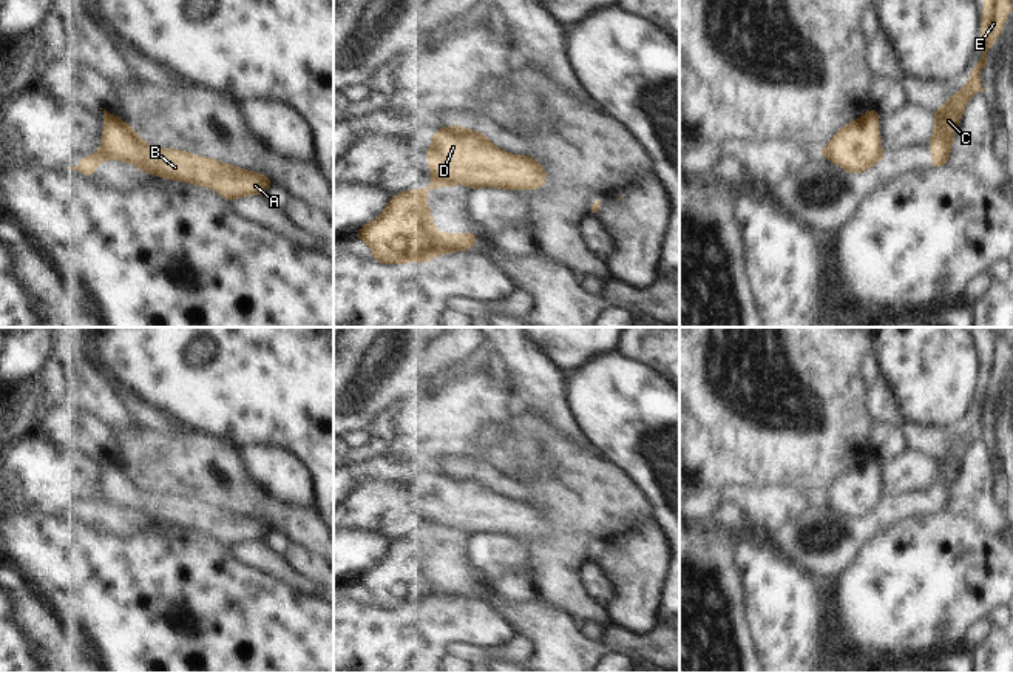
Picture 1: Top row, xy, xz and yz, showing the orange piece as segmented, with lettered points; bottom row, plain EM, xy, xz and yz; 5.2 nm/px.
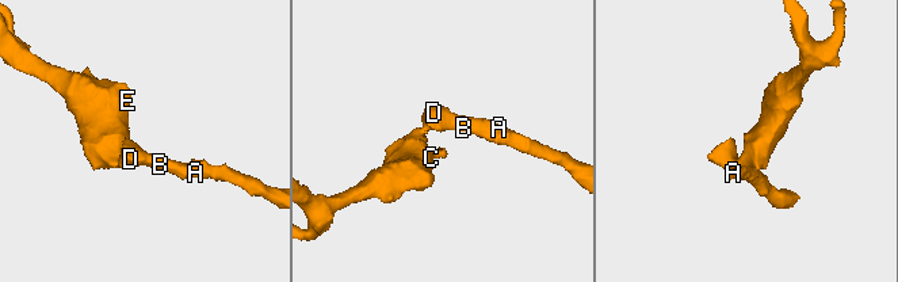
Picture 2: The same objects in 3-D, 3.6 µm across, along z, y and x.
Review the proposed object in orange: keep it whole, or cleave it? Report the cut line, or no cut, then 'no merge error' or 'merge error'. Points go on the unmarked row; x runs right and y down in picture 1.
cut xz (434, 522), (453, 530); merge error

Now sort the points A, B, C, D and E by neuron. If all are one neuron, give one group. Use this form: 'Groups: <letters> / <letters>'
Groups: A B D / C E.

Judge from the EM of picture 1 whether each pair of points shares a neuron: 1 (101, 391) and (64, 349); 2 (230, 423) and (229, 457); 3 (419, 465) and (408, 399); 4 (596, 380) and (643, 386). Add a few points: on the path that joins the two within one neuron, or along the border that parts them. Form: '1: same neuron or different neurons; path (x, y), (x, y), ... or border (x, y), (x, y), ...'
1: same neuron; path (90, 380), (70, 360)
2: different neurons; border (196, 428), (232, 440), (241, 448)
3: different neurons; border (396, 425), (405, 426), (417, 439)
4: same neuron; path (607, 386), (632, 386)

